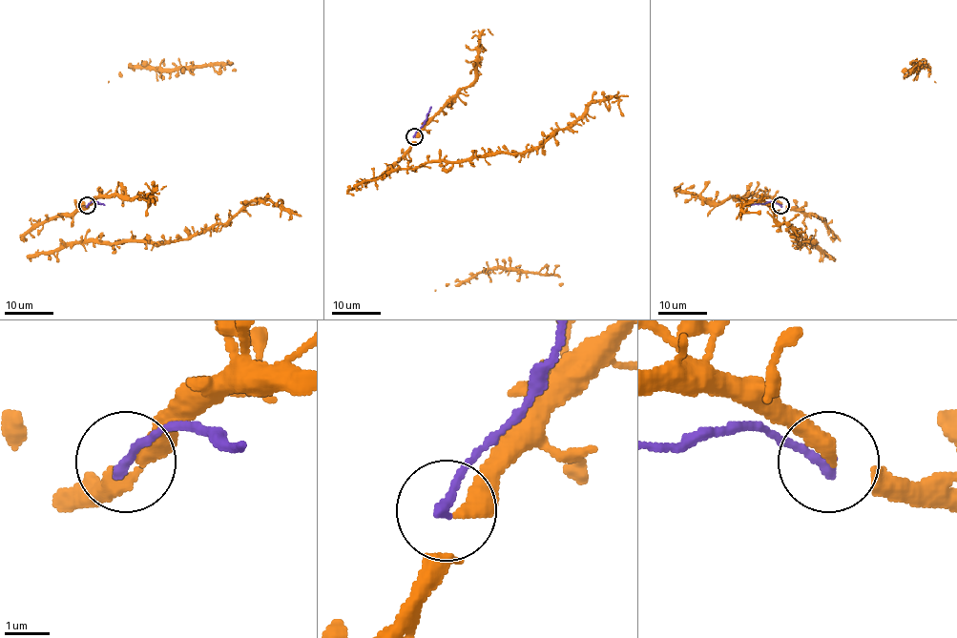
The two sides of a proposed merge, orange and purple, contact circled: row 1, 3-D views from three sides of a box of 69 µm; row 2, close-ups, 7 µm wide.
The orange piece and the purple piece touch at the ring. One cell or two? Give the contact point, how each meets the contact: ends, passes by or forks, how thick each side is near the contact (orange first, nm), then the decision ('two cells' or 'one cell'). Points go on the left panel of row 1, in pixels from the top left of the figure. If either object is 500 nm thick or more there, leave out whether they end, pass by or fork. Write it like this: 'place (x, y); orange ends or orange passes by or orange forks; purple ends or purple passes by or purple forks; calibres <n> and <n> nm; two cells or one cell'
place (87, 205); orange passes by; purple ends; calibres 280 and 220 nm; two cells

